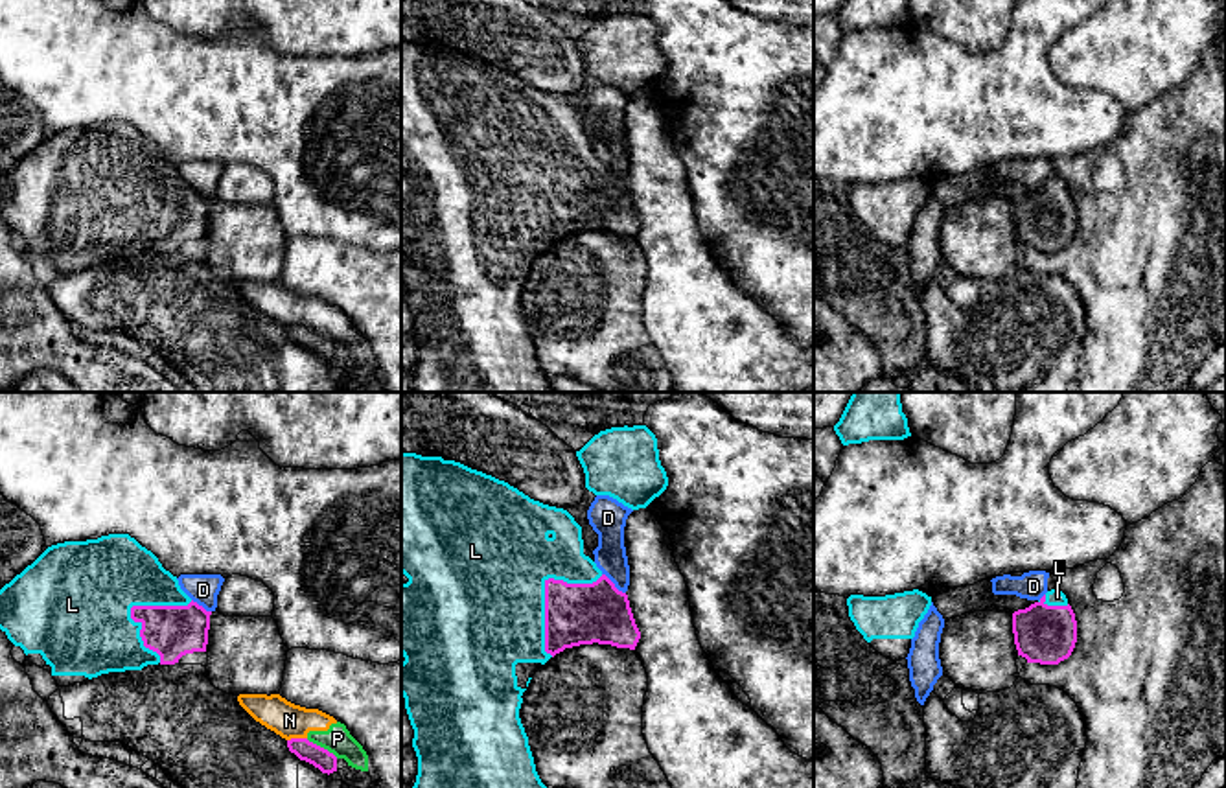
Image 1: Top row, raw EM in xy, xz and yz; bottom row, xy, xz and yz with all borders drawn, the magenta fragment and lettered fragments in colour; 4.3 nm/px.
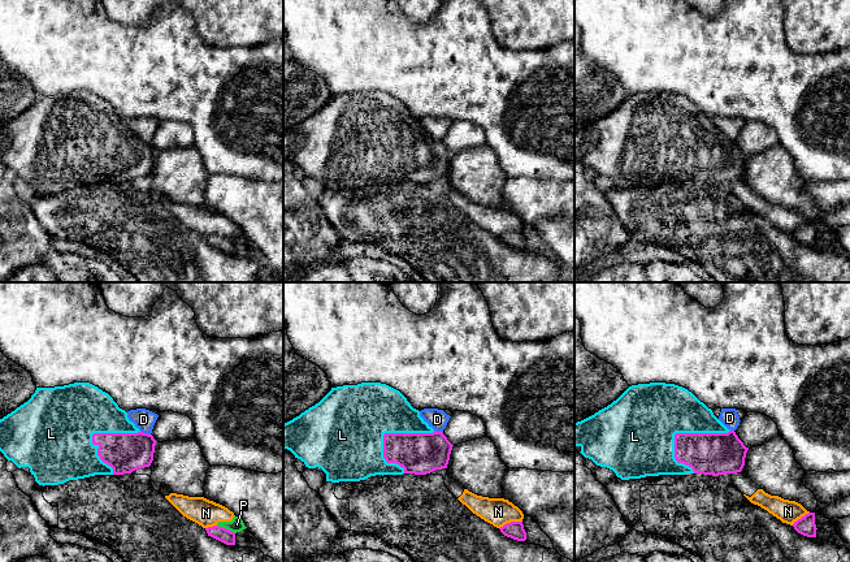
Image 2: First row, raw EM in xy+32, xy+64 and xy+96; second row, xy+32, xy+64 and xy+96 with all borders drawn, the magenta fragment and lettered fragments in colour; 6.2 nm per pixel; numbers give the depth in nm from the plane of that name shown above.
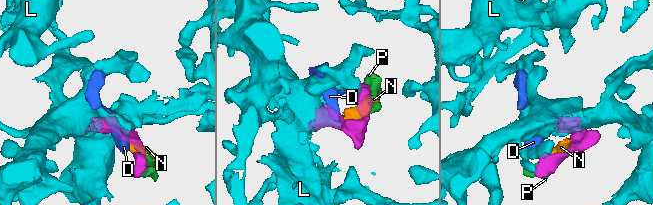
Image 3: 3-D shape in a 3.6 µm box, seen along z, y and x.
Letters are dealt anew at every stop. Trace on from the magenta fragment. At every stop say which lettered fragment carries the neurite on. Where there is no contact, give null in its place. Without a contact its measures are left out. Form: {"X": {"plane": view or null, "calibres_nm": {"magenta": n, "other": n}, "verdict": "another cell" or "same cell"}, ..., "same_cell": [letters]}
{"D": {"plane": "xz", "calibres_nm": {"magenta": 280, "other": 140}, "verdict": "another cell"}, "L": {"plane": "xz", "calibres_nm": {"magenta": 280, "other": 500}, "verdict": "same cell"}, "N": {"plane": "xy", "calibres_nm": {"magenta": 90, "other": 150}, "verdict": "another cell"}, "P": {"plane": "xy", "calibres_nm": {"magenta": 90, "other": 120}, "verdict": "another cell"}, "same_cell": ["L"]}

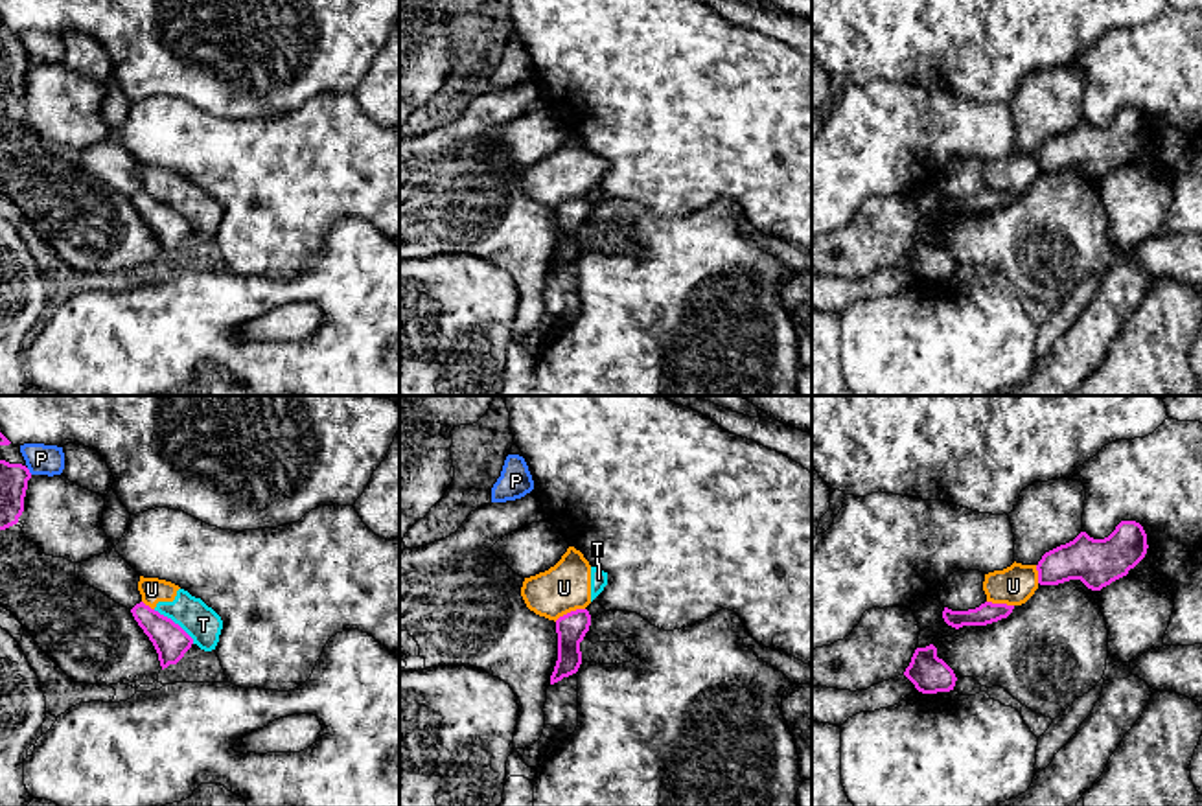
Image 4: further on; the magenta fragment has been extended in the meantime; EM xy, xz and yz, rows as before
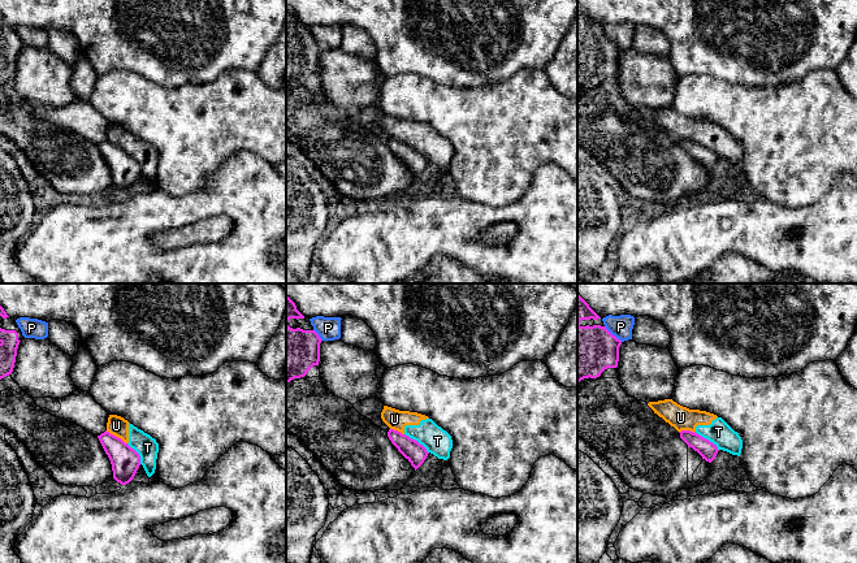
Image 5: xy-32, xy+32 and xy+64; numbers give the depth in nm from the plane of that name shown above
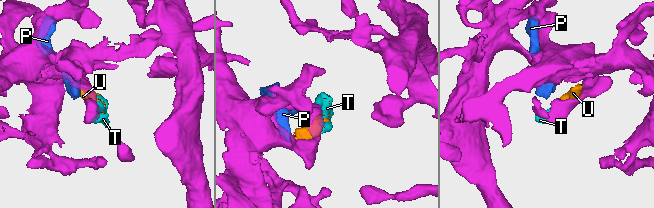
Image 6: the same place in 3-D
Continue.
{"P": {"plane": "xy", "calibres_nm": {"magenta": 130, "other": 130}, "verdict": "another cell"}, "T": {"plane": "xy", "calibres_nm": {"magenta": 150, "other": 160}, "verdict": "another cell"}, "U": {"plane": "xz", "calibres_nm": {"magenta": 140, "other": 220}, "verdict": "another cell"}, "same_cell": []}

